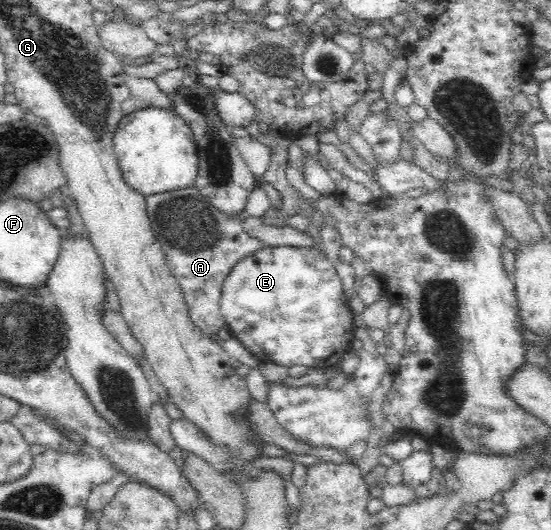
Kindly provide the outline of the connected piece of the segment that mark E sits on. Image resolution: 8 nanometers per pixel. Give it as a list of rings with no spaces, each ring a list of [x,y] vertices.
[[[269,246],[243,263],[237,263],[224,281],[221,311],[233,337],[237,338],[259,363],[277,363],[283,367],[305,365],[313,369],[341,367],[343,355],[352,351],[355,313],[337,271],[321,250]]]

